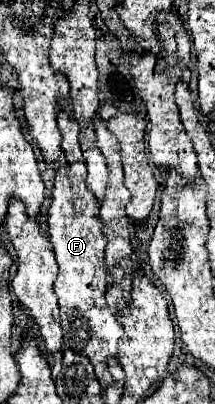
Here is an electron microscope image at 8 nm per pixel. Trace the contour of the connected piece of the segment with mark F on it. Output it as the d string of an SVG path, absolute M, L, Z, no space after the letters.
M66 111L58 113L58 129L62 133L62 151L68 165L60 167L54 177L52 203L48 207L48 233L58 263L58 277L54 281L54 293L58 295L60 319L64 341L76 353L86 355L96 367L96 375L102 379L102 387L108 387L106 363L108 357L116 357L118 341L122 337L122 325L110 313L106 305L106 263L102 235L102 221L98 219L100 203L86 187L86 163L78 145L78 123Z

